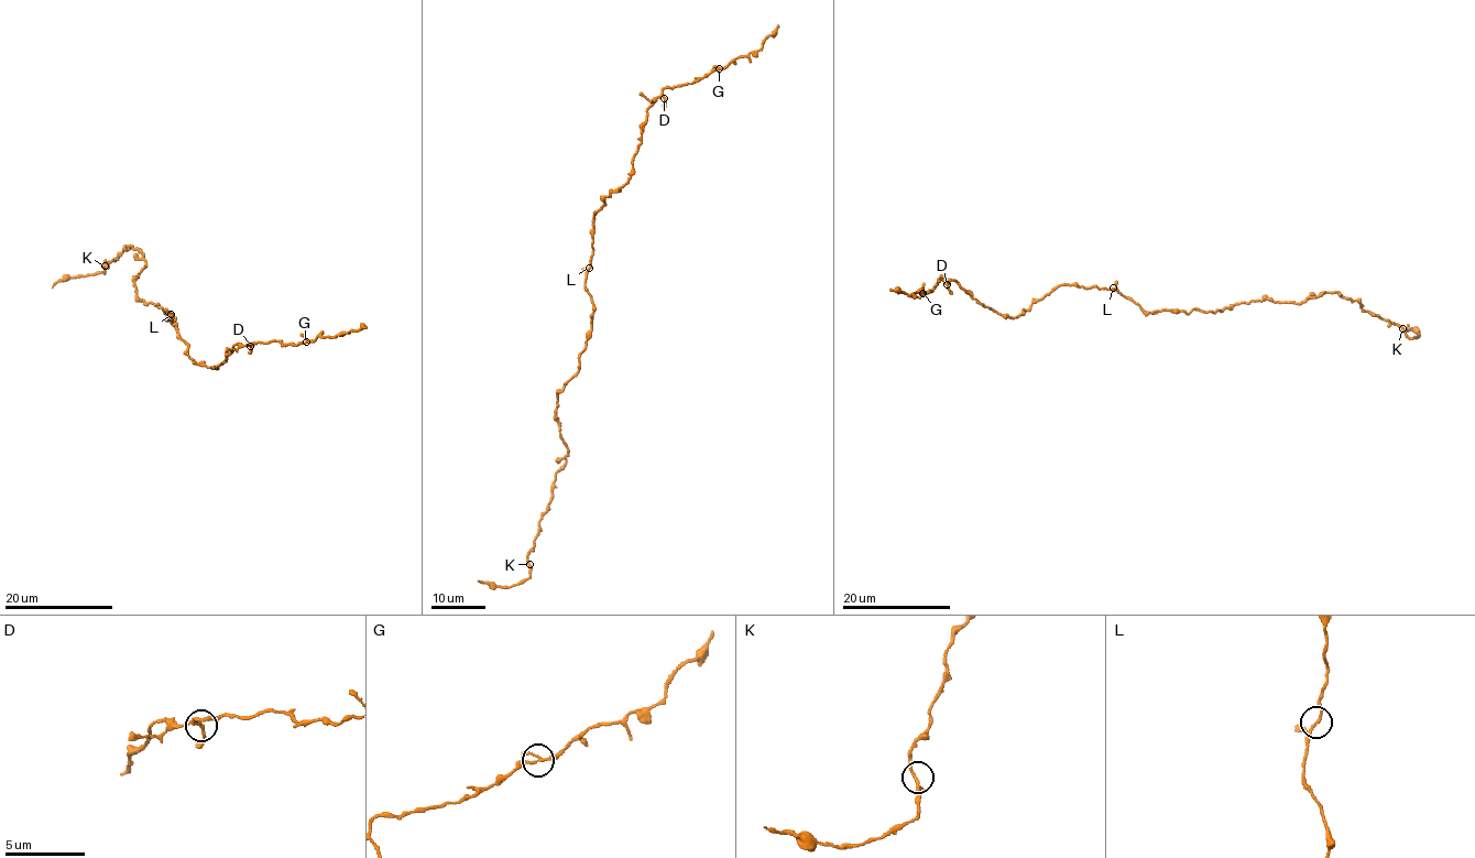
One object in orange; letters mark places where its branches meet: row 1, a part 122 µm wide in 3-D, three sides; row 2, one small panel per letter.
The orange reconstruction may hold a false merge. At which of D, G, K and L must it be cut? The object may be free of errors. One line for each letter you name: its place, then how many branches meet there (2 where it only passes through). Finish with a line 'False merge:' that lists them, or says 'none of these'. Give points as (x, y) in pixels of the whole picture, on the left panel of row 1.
False merge: none of these

